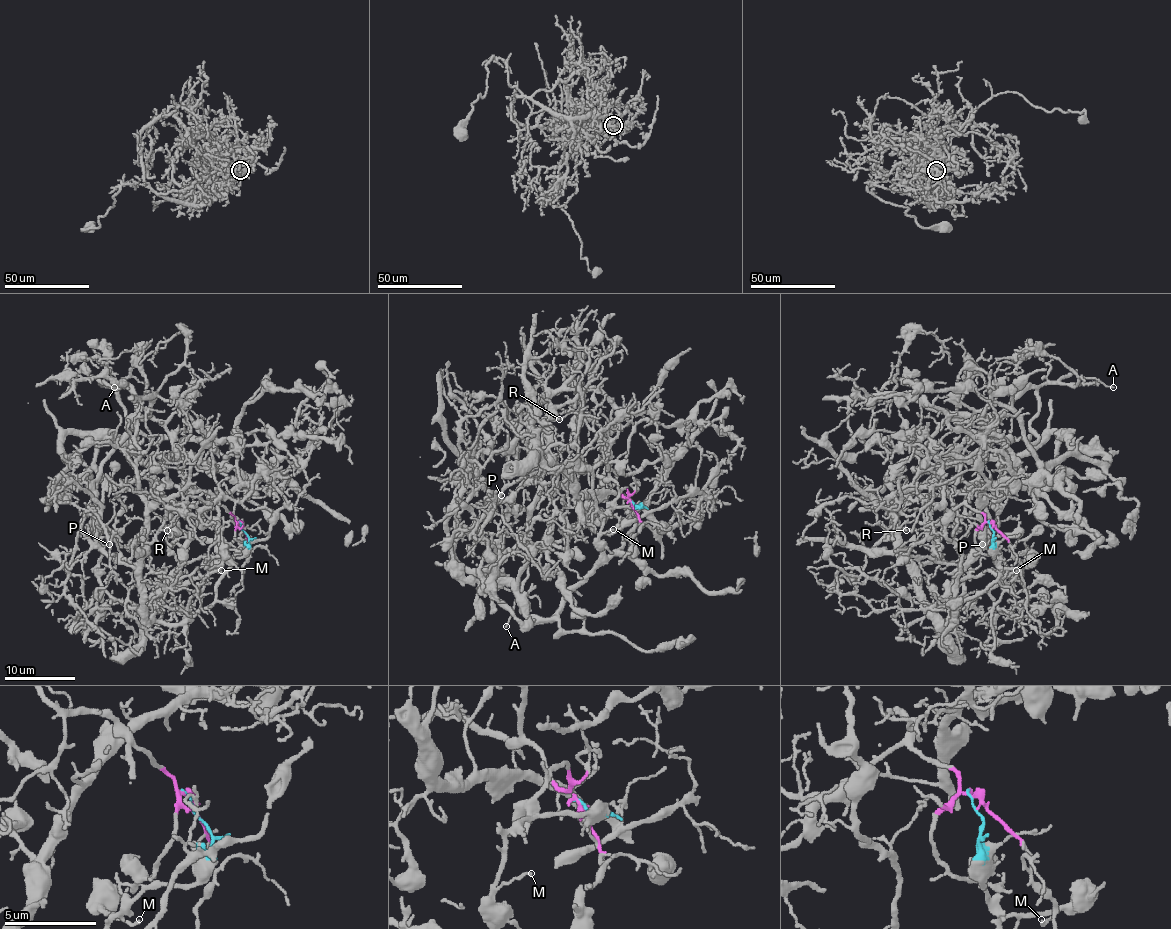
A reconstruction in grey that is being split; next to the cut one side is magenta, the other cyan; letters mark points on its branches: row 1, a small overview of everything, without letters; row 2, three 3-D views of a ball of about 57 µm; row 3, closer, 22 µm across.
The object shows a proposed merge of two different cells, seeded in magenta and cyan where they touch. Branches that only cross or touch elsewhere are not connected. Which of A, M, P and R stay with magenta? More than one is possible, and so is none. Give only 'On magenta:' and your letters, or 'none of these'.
On magenta: A, P, R

